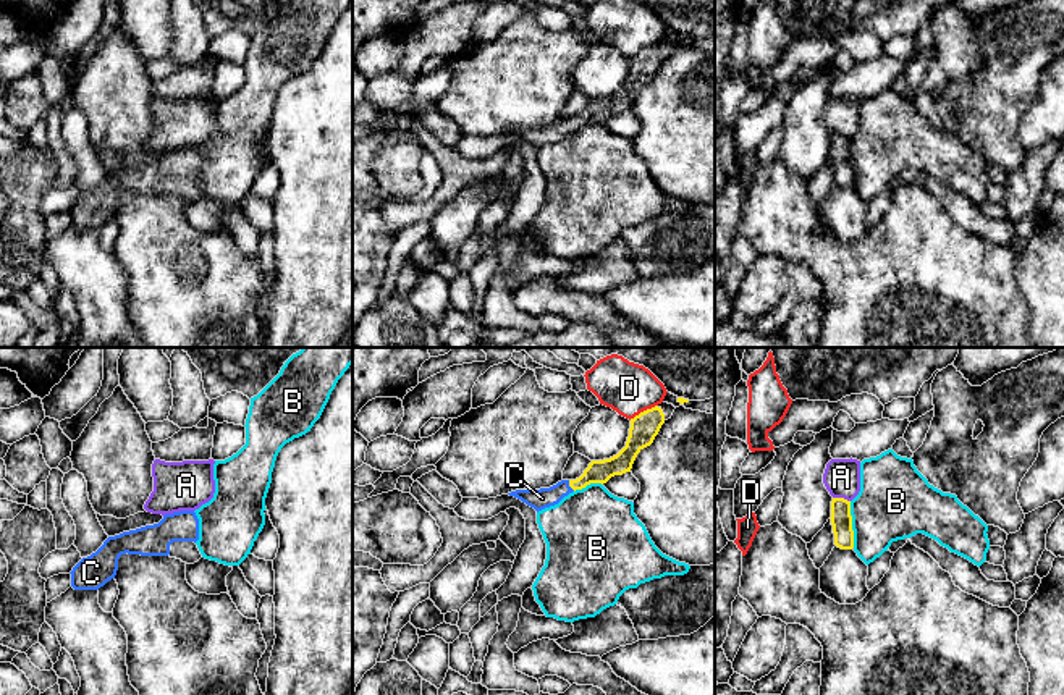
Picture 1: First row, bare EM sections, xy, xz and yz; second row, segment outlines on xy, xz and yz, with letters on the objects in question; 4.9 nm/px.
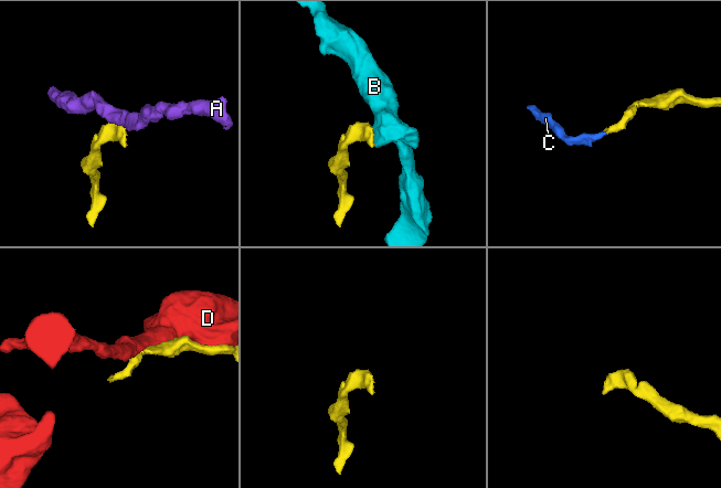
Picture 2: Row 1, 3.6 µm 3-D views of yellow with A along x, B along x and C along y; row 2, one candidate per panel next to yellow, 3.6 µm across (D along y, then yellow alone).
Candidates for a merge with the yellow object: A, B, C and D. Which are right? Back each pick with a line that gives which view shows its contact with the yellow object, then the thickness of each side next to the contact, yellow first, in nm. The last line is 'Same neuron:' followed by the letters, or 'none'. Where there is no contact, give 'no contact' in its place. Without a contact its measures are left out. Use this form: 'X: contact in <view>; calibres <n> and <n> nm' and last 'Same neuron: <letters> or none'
C: contact in xz; calibres 110 and 100 nm
Same neuron: C

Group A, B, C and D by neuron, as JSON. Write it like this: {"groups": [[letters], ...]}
{"groups": [["A"], ["B"], ["C"], ["D"]]}

